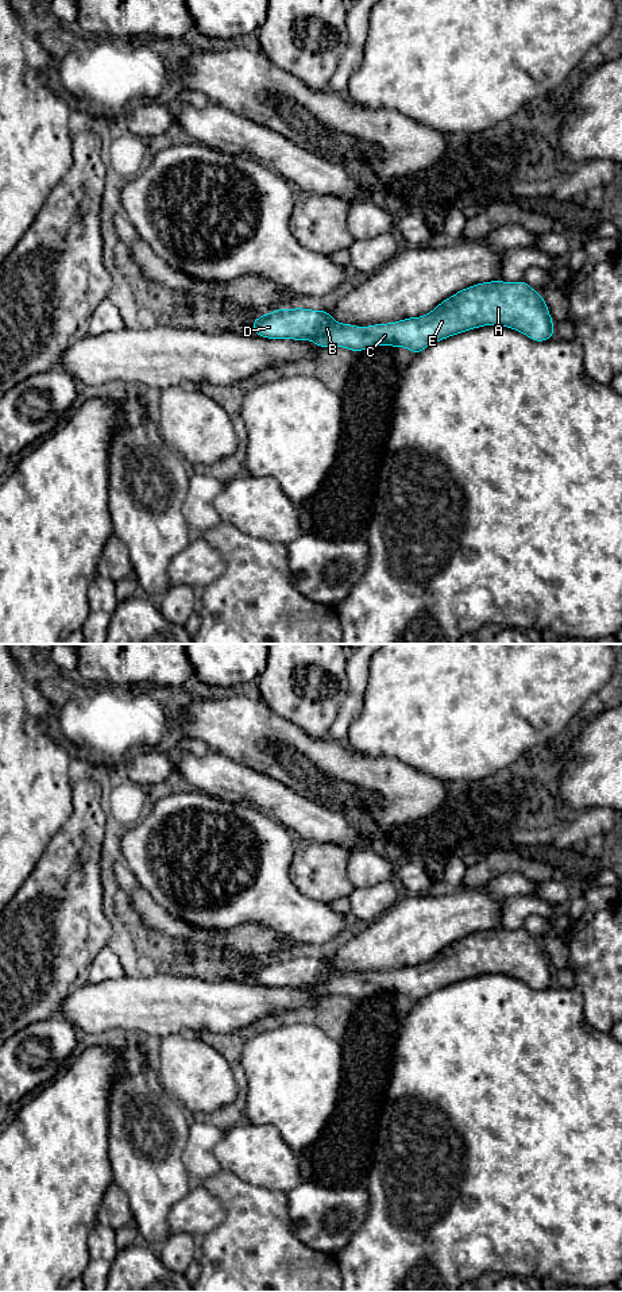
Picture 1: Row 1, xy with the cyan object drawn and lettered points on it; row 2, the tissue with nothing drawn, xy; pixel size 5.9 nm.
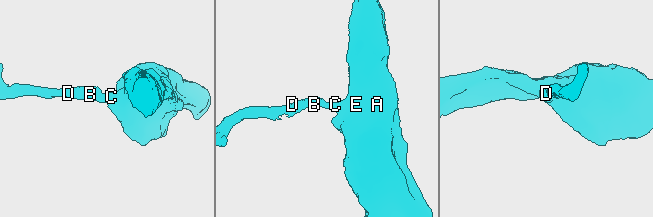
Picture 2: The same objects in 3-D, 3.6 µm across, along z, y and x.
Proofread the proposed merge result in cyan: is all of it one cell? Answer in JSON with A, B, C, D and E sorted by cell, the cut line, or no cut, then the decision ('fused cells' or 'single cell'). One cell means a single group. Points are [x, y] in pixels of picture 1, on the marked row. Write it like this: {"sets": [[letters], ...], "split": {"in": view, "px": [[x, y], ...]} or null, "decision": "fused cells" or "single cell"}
{"sets": [["A", "B", "C", "D", "E"]], "split": null, "decision": "single cell"}

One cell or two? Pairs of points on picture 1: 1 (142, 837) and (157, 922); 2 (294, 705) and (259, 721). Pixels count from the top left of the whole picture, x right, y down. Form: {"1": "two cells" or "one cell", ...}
{"1": "two cells", "2": "two cells"}

